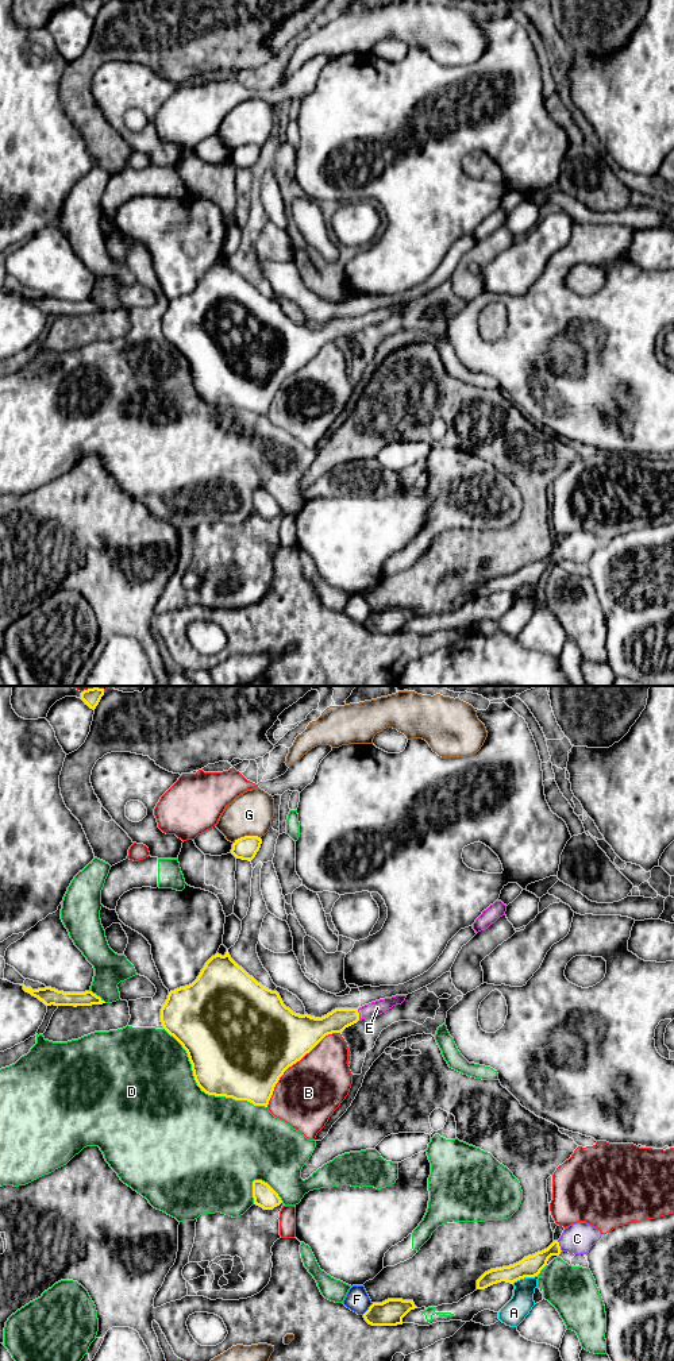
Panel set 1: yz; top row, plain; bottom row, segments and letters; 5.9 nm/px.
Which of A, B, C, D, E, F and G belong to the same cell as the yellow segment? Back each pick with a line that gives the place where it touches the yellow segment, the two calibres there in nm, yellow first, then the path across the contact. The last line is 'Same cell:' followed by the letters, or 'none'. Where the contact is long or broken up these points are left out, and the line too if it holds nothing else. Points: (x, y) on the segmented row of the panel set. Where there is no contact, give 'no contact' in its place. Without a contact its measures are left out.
E: meets yellow in yz at (358, 1014); 140 nm thick on the yellow side, 90 nm on the other; runs through yz (338, 1020), (358, 1014), (377, 1007)
Same cell: E

